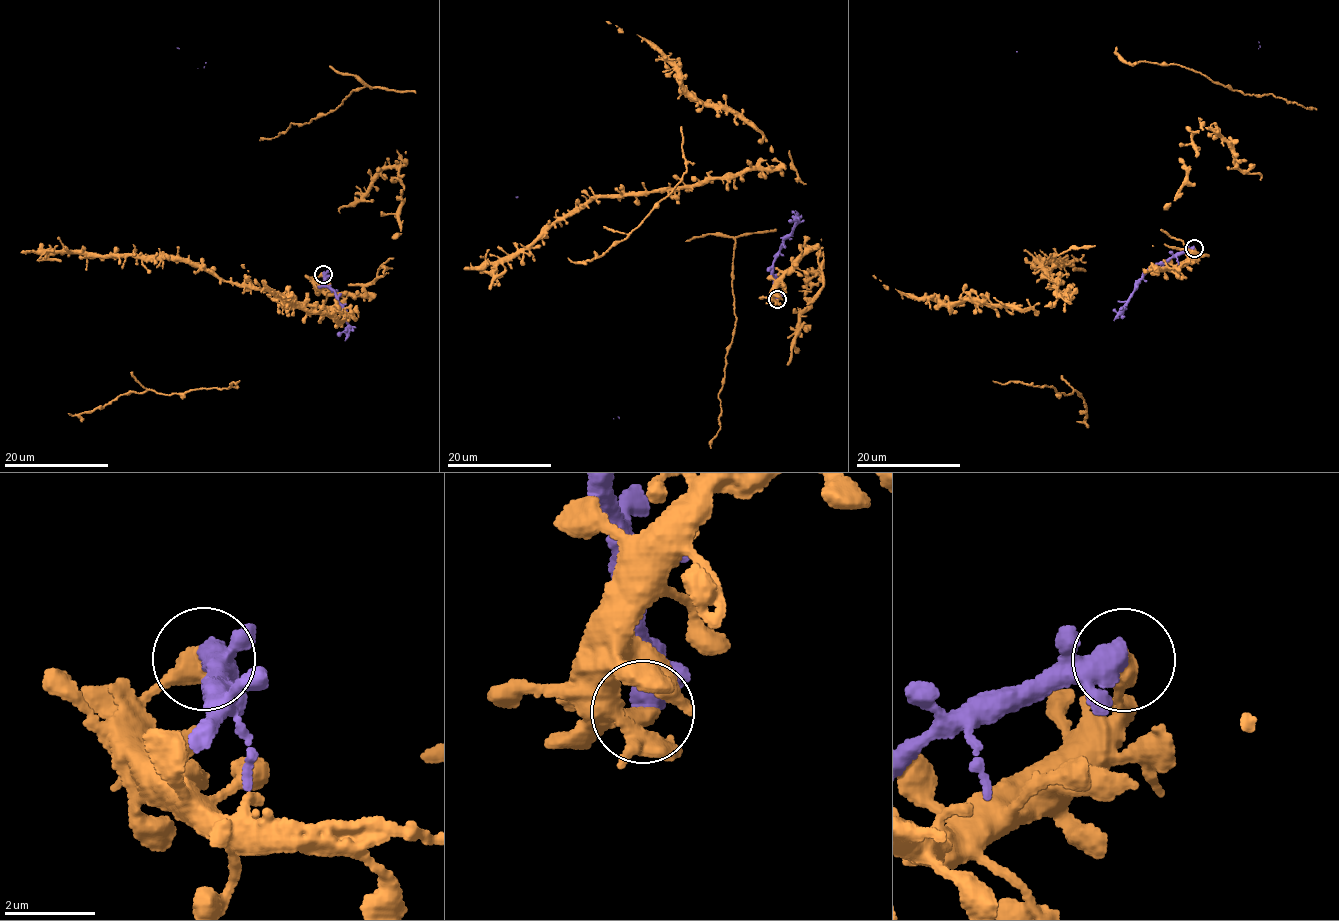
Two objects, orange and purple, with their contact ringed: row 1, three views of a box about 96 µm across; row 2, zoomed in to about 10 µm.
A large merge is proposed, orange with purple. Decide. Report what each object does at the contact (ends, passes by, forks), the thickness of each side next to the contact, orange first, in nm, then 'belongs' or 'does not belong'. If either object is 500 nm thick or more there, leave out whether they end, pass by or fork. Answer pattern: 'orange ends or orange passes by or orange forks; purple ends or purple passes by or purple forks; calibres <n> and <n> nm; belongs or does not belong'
orange ends; purple passes by; calibres 480 and 400 nm; does not belong

